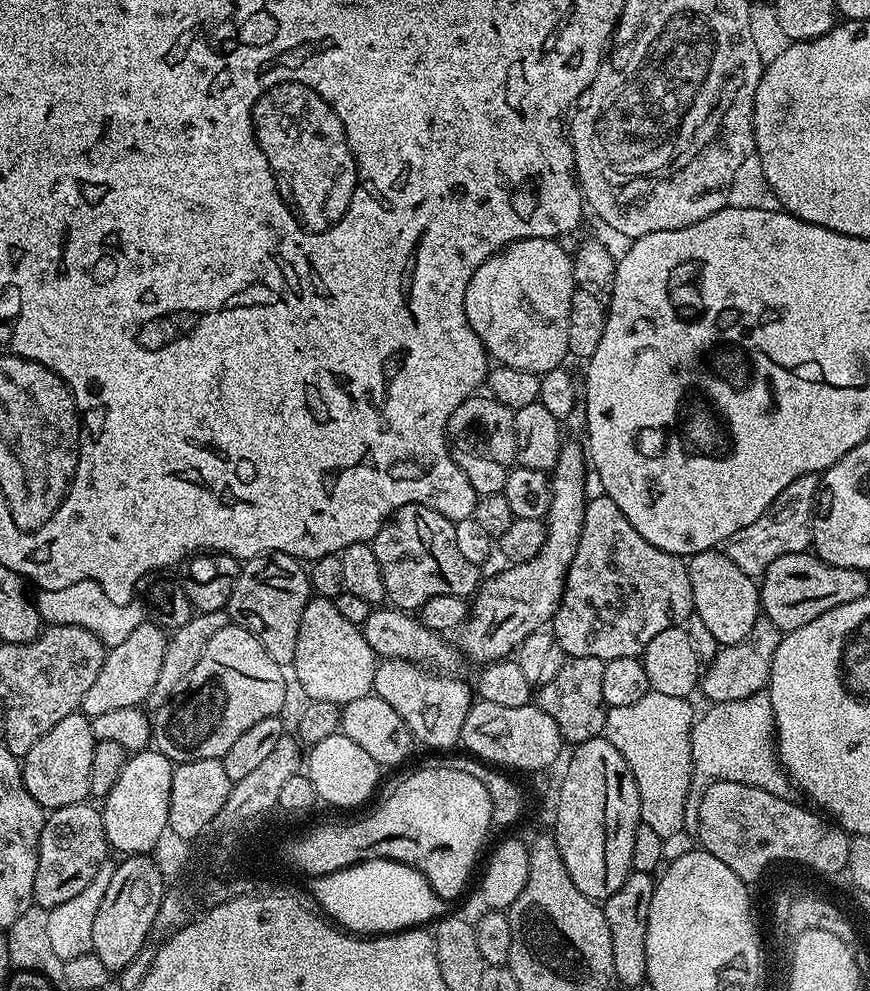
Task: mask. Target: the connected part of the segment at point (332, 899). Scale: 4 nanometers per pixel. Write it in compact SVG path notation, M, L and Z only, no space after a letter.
M366 860L334 874L317 876L309 884L320 910L354 934L391 934L418 928L443 917L448 908L447 901L429 886L421 872L393 860Z

